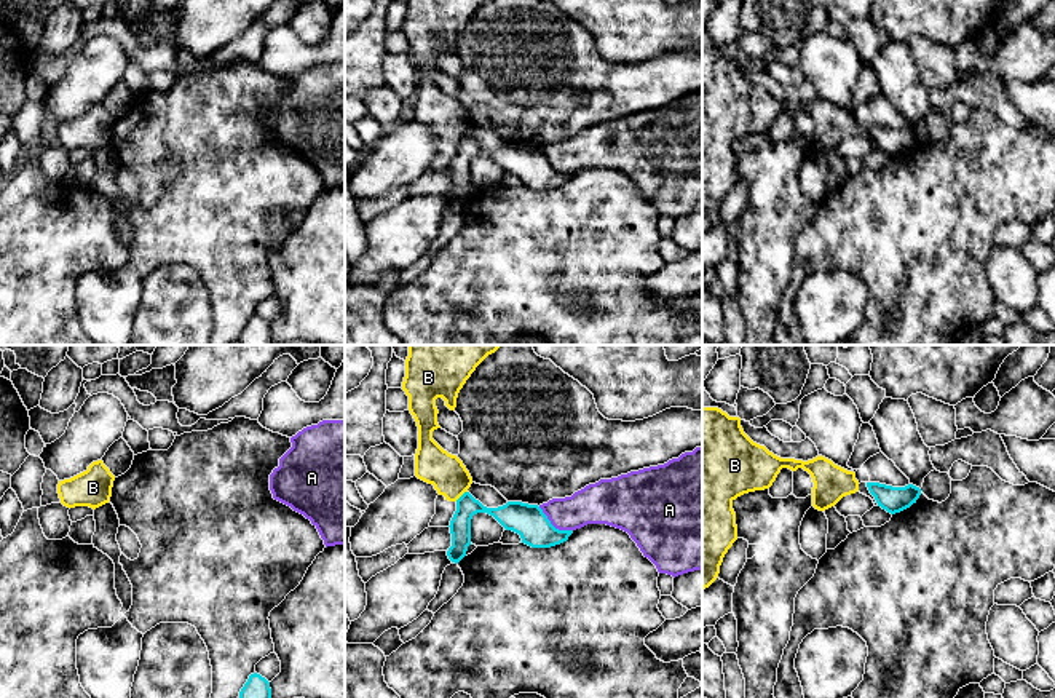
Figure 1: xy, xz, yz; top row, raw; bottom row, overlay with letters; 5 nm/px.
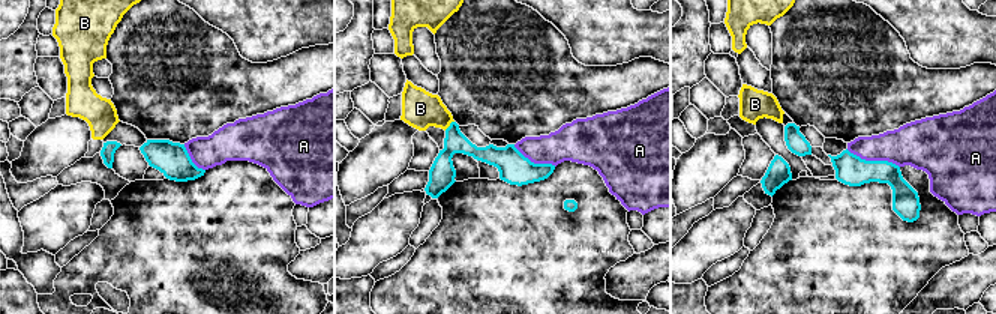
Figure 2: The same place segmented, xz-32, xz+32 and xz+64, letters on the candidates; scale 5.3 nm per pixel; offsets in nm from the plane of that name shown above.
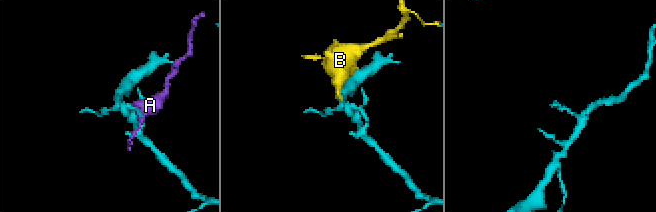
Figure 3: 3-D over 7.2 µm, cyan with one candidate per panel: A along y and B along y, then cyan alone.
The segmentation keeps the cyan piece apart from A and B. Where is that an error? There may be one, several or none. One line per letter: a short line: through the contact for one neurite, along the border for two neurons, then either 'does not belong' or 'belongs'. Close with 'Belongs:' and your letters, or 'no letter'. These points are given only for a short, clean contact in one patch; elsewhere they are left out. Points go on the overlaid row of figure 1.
A: does not belong
B: line xz (466, 491), (455, 500); does not belong
Belongs: no letter

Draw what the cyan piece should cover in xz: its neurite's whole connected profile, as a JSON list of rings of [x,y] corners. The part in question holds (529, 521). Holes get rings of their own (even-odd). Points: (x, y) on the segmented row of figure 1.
[[[469,492],[456,500],[456,511],[450,521],[452,546],[447,556],[458,564],[471,545],[471,519],[477,513],[493,516],[506,530],[520,535],[531,548],[551,548],[568,540],[573,530],[555,529],[538,505],[508,502],[498,508],[487,508]]]

